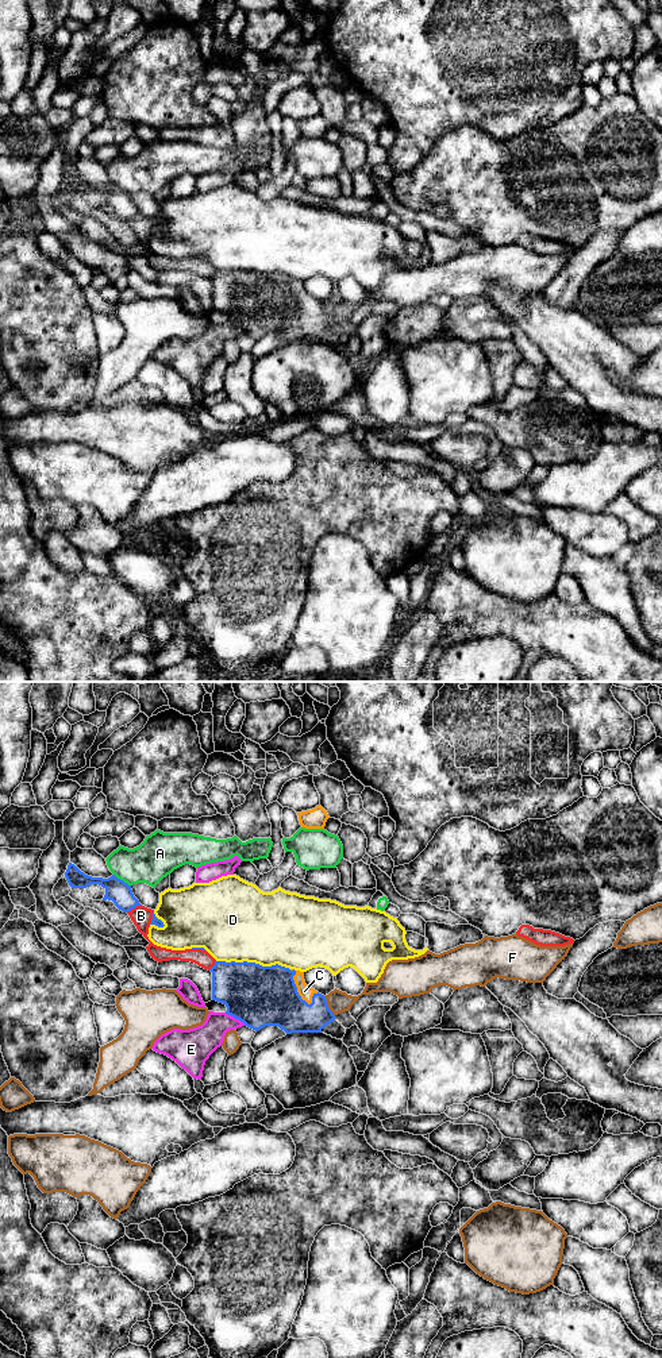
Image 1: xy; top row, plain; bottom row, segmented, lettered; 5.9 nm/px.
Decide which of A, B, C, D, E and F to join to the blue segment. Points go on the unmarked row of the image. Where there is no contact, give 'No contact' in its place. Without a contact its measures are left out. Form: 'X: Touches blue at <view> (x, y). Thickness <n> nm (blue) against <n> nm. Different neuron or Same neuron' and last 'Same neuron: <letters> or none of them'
A: Touches blue at xy (122, 189). Thickness 140 nm (blue) against 240 nm. Different neuron
B: Touches blue at xy (134, 216). Thickness 140 nm (blue) against 120 nm. Different neuron
C: Touches blue at xy (295, 294). Thickness 360 nm (blue) against 80 nm. Same neuron
D: Touches blue at xy (253, 272). Thickness 360 nm (blue) against 460 nm. Different neuron
E: Touches blue at xy (235, 327). Thickness 360 nm (blue) against 190 nm. Different neuron
F: Touches blue at xy (327, 315). Thickness 220 nm (blue) against 130 nm. Different neuron
Same neuron: C

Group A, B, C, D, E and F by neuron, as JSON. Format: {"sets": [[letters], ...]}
{"sets": [["A"], ["B"], ["C"], ["D"], ["E"], ["F"]]}

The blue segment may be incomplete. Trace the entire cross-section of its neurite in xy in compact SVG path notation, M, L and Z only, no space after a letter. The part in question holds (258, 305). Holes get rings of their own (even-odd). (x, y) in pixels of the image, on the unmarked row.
M215 270L212 281L212 309L227 316L226 323L258 340L265 335L278 335L286 343L322 342L335 329L326 305L305 293L304 281L278 273L262 275L255 271Z

